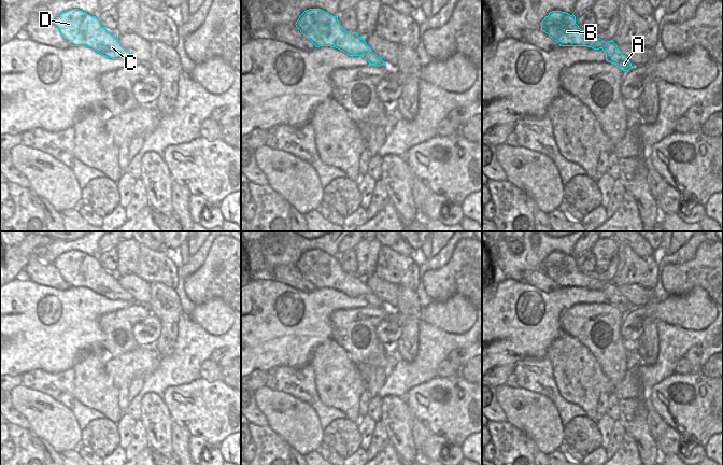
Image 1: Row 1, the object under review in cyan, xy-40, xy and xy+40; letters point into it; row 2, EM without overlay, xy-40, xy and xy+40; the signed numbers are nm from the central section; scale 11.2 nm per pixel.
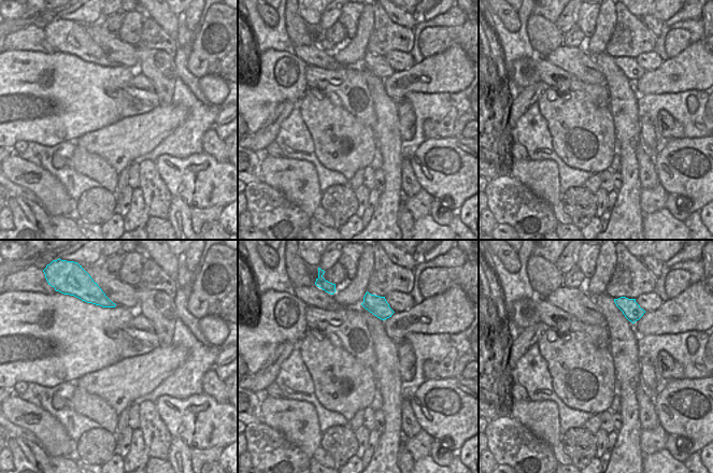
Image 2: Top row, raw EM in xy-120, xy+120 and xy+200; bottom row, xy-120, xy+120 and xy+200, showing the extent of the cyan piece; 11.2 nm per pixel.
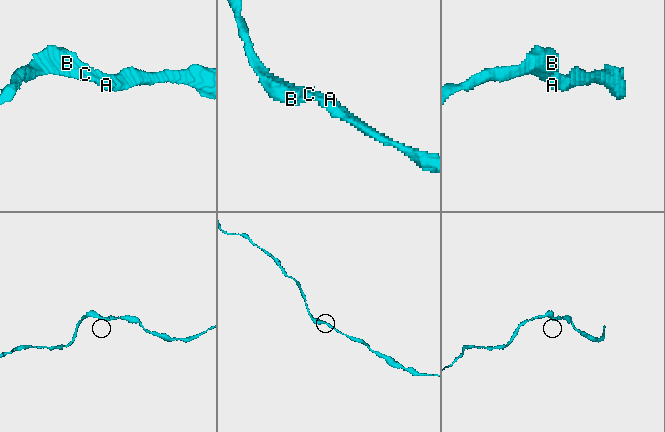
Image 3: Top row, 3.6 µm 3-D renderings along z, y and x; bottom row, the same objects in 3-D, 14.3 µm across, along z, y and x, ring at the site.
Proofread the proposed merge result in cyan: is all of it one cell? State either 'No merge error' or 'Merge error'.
No merge error

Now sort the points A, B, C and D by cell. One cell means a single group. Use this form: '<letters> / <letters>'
A B C D

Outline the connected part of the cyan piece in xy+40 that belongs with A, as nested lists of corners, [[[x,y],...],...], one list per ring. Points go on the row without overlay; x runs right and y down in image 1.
[[[552,252],[541,263],[541,271],[549,276],[559,287],[587,287],[594,291],[601,290],[608,304],[615,306],[623,312],[633,309],[629,301],[611,282],[602,282],[582,271],[576,265],[576,257],[562,252]]]

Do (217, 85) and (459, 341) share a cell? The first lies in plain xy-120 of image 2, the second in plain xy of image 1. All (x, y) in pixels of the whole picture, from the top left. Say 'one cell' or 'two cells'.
two cells

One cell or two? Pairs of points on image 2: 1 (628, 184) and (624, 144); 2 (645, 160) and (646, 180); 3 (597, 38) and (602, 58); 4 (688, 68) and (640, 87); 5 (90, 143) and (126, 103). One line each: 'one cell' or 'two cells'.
1: one cell
2: one cell
3: two cells
4: one cell
5: two cells

